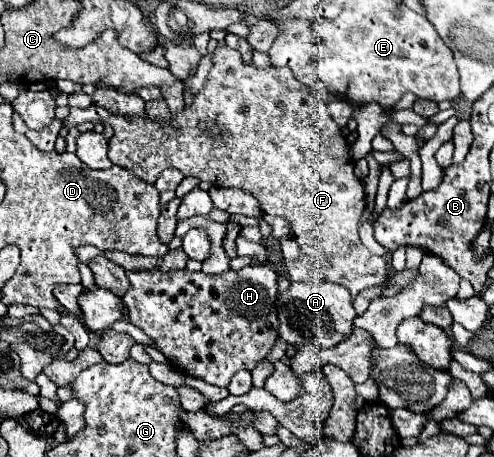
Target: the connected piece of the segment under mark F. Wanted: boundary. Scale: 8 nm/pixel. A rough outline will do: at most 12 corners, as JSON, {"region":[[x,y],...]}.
{"region":[[218,45],[168,123],[110,125],[110,161],[240,187],[300,247],[290,283],[386,281],[358,239],[348,141],[290,69]]}

